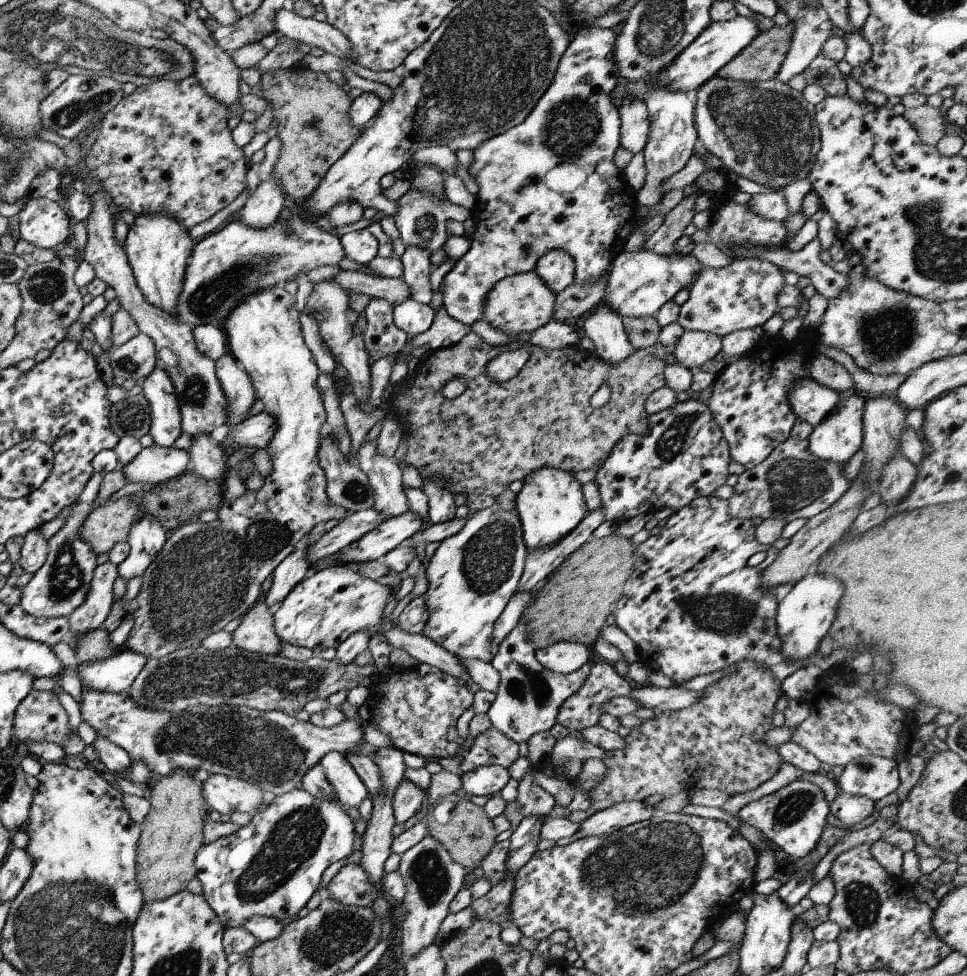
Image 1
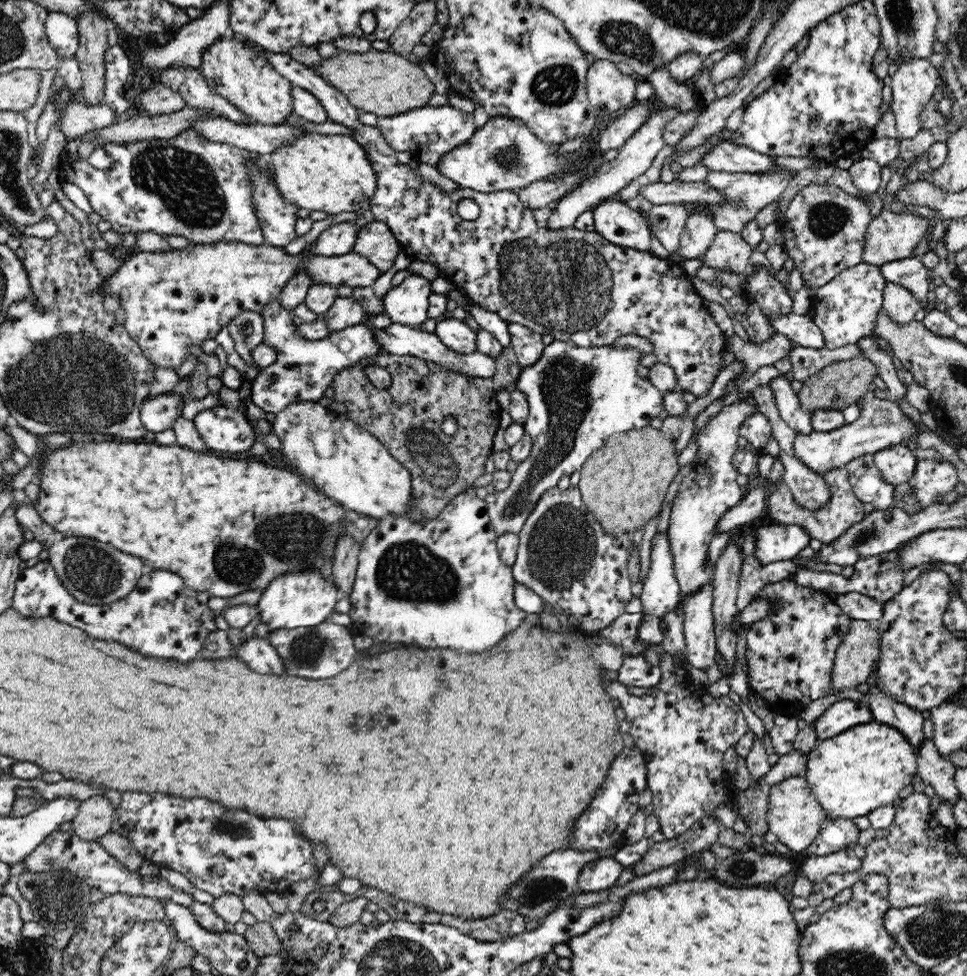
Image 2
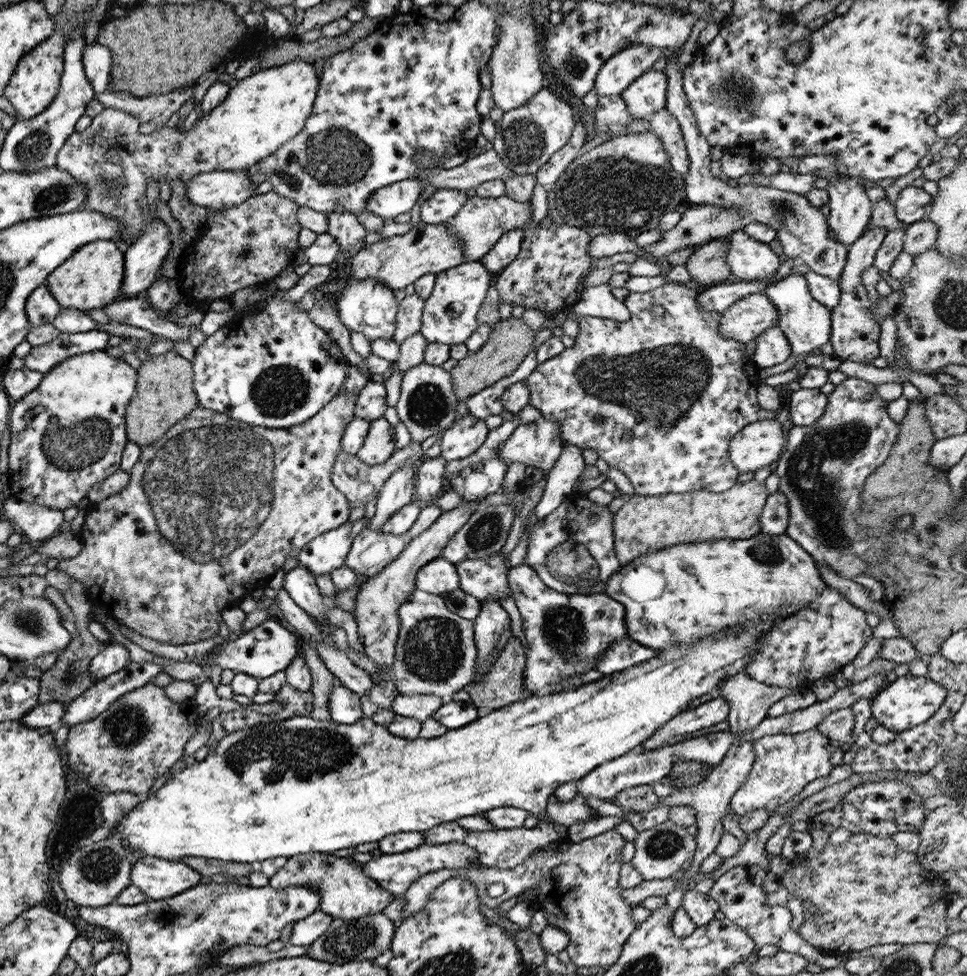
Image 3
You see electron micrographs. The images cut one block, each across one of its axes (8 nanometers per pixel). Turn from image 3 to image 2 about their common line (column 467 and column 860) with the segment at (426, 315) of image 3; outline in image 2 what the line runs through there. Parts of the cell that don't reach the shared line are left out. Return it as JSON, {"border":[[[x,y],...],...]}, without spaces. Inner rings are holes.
{"border":[[[862,261],[842,270],[830,283],[811,292],[810,317],[820,329],[824,349],[836,350],[855,344],[861,336],[873,335],[873,322],[877,312],[882,309],[882,291],[886,288],[886,282],[878,266]]]}

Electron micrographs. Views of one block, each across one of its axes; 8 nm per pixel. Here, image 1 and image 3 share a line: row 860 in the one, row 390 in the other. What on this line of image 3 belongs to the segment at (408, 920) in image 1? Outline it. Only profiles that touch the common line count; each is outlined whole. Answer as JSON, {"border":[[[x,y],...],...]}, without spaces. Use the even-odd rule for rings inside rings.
{"border":[[[419,363],[402,373],[399,397],[394,405],[399,421],[409,432],[411,442],[423,442],[425,438],[442,432],[455,421],[458,398],[452,389],[450,374],[439,366]]]}

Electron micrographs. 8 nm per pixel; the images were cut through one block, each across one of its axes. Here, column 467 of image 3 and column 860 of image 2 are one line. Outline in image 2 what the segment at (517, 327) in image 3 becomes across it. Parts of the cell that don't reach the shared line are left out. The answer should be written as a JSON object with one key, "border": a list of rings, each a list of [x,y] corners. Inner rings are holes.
{"border":[[[863,354],[846,360],[837,360],[824,366],[822,370],[801,381],[802,388],[798,393],[798,400],[802,403],[802,410],[811,414],[816,409],[836,409],[842,411],[856,400],[862,399],[867,393],[874,378],[878,378],[878,367]]]}

